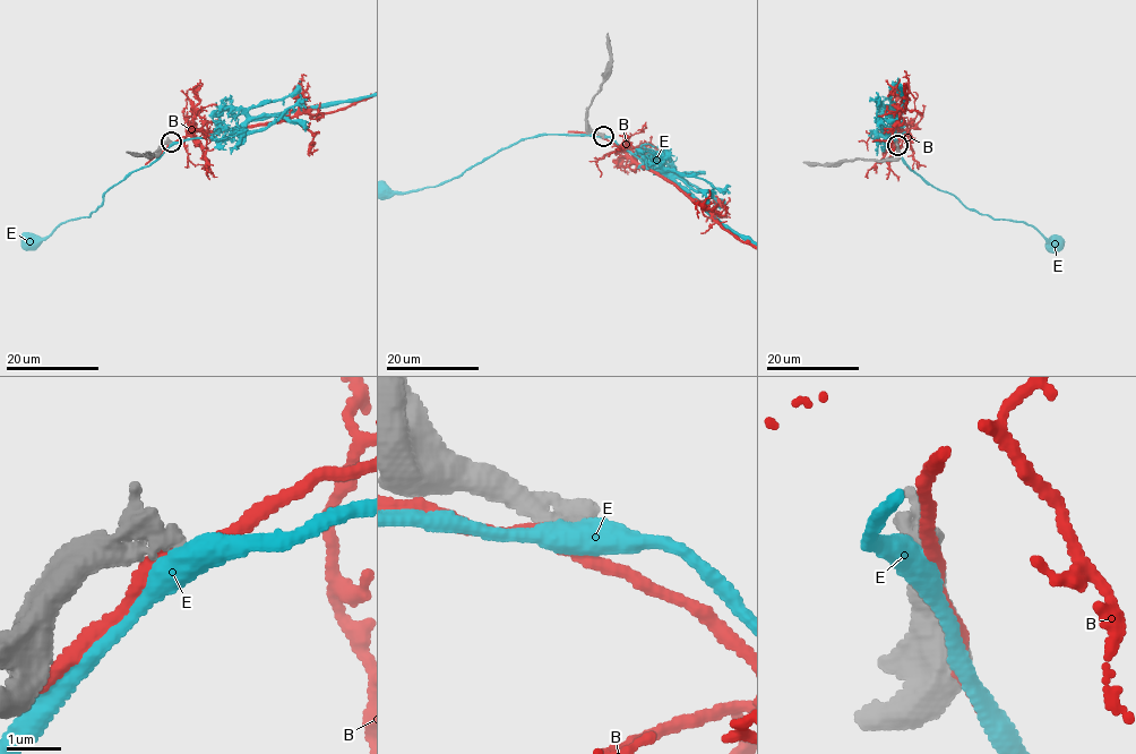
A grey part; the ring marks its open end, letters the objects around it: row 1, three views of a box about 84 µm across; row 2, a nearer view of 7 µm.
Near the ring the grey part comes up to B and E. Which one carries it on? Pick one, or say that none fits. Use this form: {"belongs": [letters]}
{"belongs": []}

